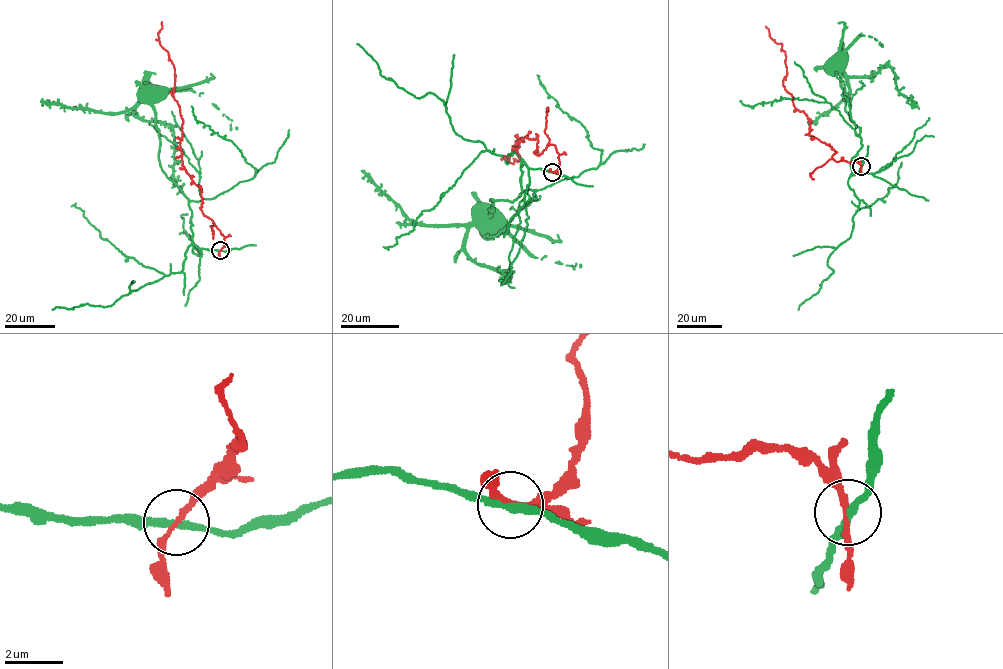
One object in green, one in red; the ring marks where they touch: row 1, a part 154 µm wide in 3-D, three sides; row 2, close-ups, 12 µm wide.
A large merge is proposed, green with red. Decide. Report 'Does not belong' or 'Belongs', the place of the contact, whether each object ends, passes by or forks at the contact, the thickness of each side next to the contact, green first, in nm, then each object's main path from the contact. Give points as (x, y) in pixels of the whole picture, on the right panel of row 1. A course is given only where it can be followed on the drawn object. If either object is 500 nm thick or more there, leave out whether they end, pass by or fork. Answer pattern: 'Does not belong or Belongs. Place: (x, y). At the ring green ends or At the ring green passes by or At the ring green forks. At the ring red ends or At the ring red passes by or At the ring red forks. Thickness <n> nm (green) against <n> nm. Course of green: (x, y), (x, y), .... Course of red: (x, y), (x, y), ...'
Does not belong. Place: (861, 166). At the ring green passes by. At the ring red passes by. Thickness 260 nm (green) against 170 nm. Course of green: (861, 166), (852, 174), (860, 128), (845, 110), (840, 72), (868, 76), (885, 63), (913, 104), (906, 102). Course of red: (861, 166), (837, 161), (836, 151), (809, 134), (807, 115), (783, 85), (782, 44), (766, 26)

